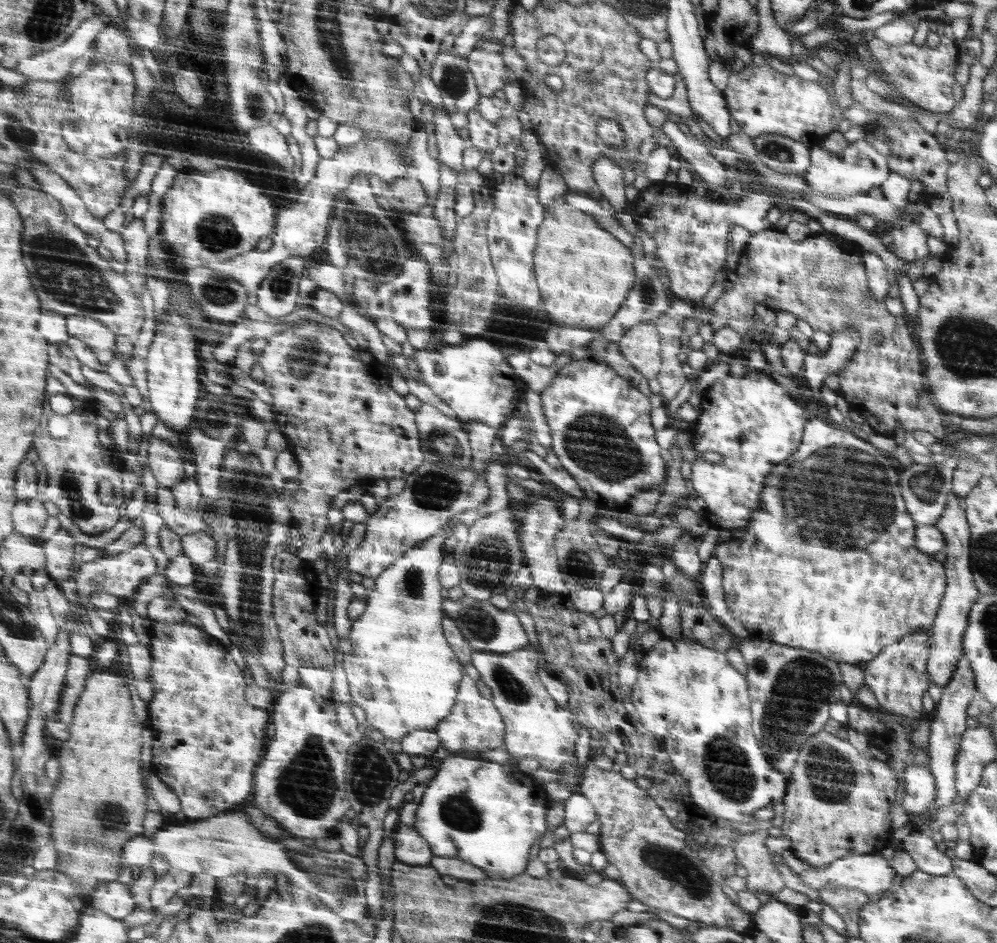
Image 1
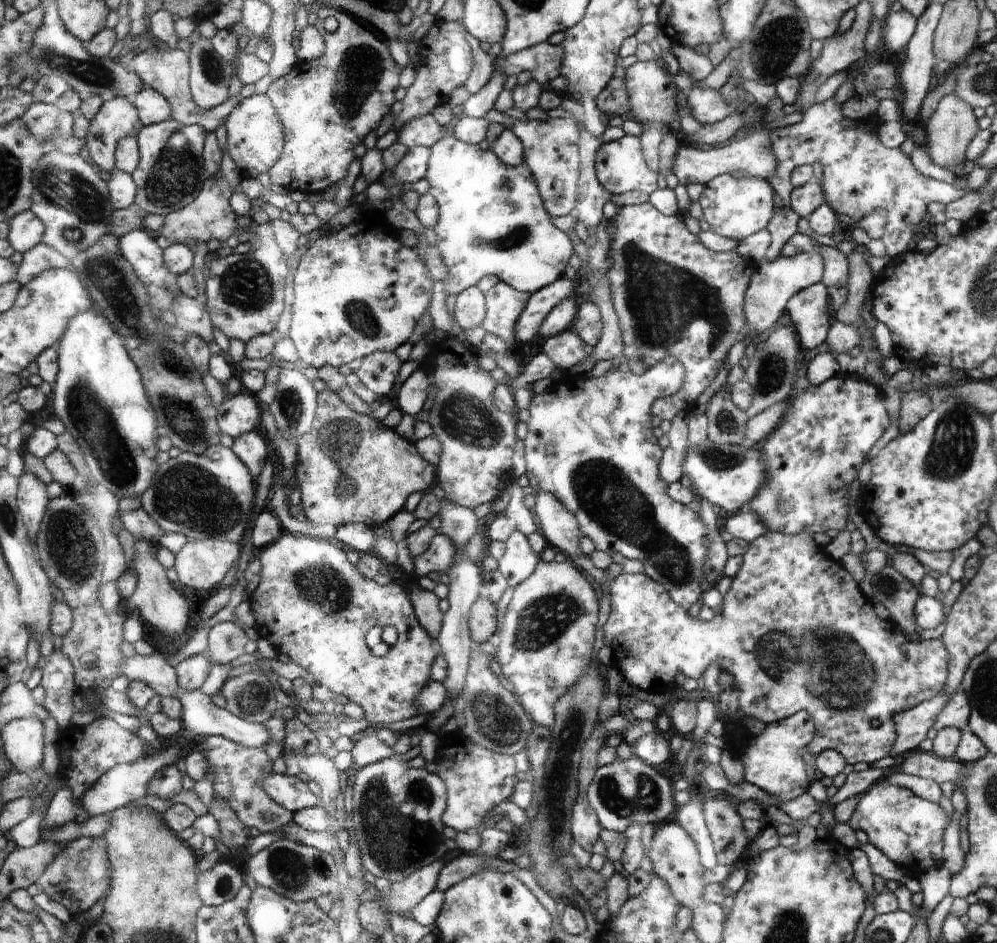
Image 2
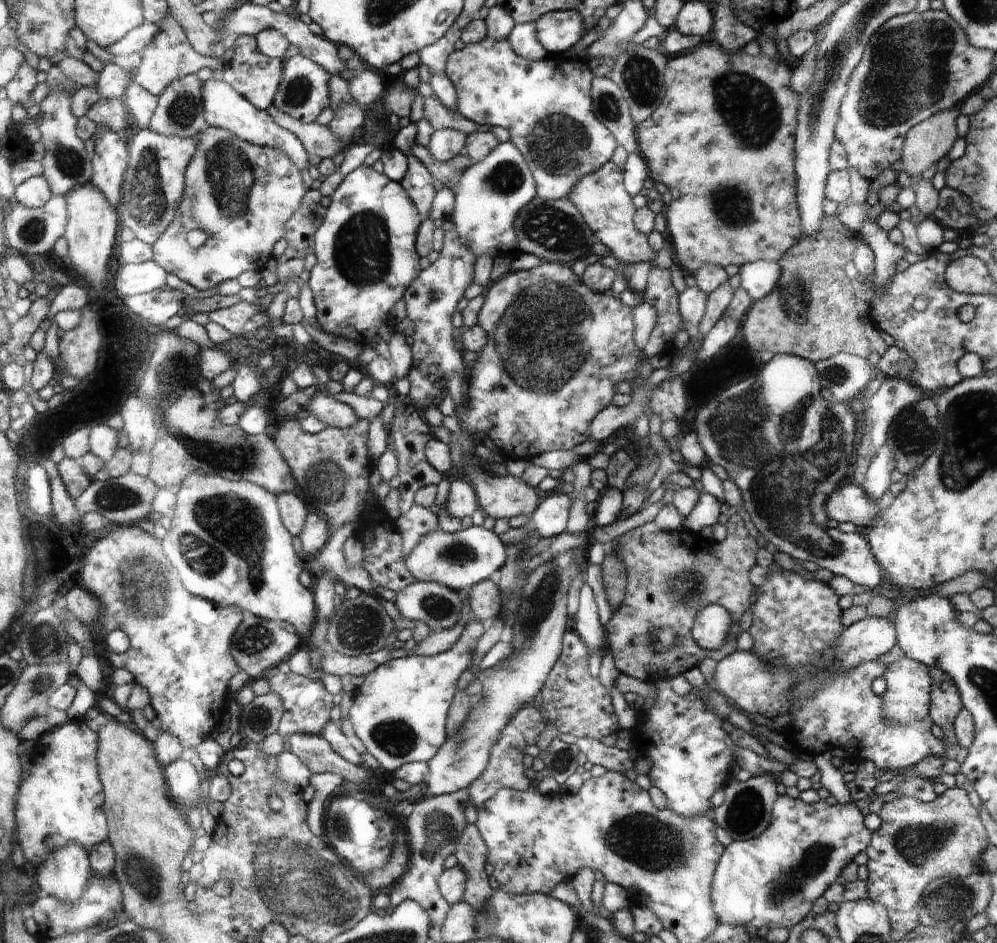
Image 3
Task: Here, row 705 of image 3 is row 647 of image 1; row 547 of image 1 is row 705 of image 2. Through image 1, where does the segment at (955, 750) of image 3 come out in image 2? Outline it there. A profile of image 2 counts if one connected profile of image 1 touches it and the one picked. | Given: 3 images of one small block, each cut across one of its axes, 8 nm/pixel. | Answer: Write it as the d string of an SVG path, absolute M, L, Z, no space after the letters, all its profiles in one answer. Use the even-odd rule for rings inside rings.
M958 690L942 706L933 727L935 730L948 727L956 728L962 732L968 728L971 714L972 706L969 704L969 697L963 690Z

